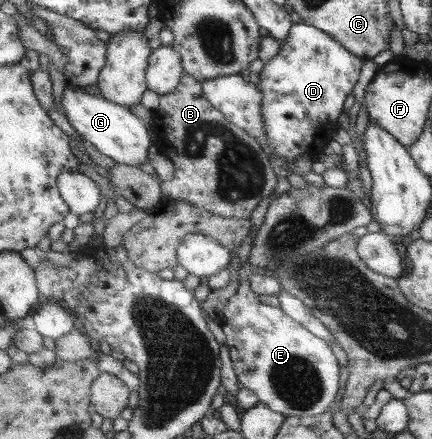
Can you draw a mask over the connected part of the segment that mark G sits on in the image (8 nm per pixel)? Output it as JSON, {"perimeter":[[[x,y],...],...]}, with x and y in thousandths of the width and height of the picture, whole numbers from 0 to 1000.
{"perimeter":[[[164,196],[148,203],[141,239],[162,285],[236,351],[271,371],[299,378],[343,369],[343,339],[356,328],[347,296],[336,278],[306,260],[292,241]]]}

